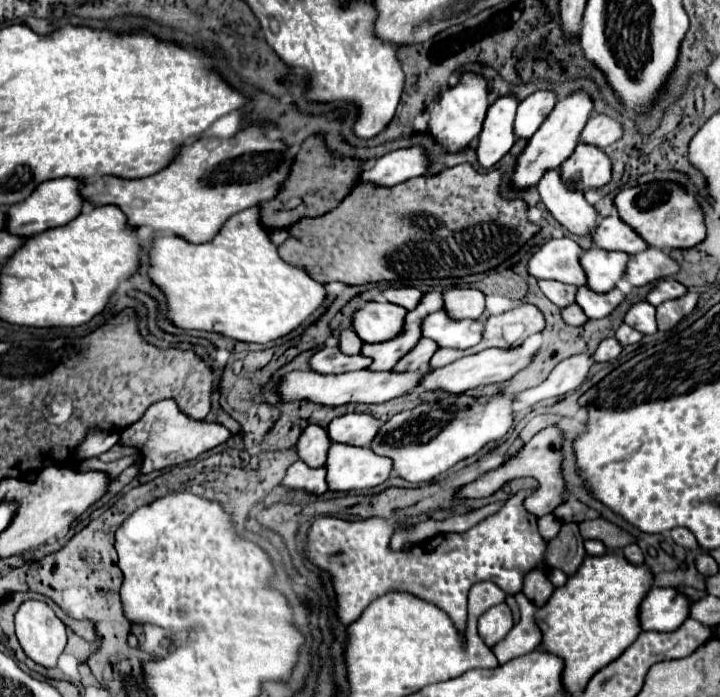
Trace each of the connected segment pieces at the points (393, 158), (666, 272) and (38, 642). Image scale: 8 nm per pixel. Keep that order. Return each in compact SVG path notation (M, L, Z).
M421 148L395 150L377 158L371 166L361 170L357 184L371 182L375 186L395 186L409 178L423 176L427 172L427 158Z
M647 248L629 258L625 268L625 280L631 286L645 286L659 278L673 276L677 270L679 264L673 258L669 258L669 254L665 254L663 250Z
M27 600L15 614L15 634L23 652L45 668L55 668L67 644L67 628L55 612L37 600Z

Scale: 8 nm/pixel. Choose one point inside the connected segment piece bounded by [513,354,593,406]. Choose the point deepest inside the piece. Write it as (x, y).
(567, 375)

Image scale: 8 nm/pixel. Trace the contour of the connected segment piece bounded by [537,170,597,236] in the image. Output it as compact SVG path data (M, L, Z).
M559 170L545 172L545 178L541 178L537 190L553 218L563 224L571 234L585 236L593 232L597 210L585 200L581 192L569 190L569 186L561 182Z

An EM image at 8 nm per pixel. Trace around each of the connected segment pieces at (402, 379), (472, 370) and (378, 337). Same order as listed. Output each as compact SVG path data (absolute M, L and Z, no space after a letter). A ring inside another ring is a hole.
M357 370L357 372L345 372L337 376L323 376L317 372L289 372L281 378L277 384L277 394L281 402L295 402L305 400L321 406L343 406L343 404L379 404L393 400L397 396L407 394L409 390L417 388L417 374L423 374L421 370L413 374L393 374L393 372L371 372L371 370Z
M489 348L489 350L483 350L479 354L465 356L457 362L451 362L443 368L427 370L419 380L419 388L425 390L425 392L443 390L443 392L449 392L449 394L463 394L463 392L479 388L479 386L505 382L513 374L517 374L521 368L525 368L529 362L531 362L531 356L519 356L519 348L513 348L513 350L493 350L493 348Z
M367 302L353 314L353 332L367 344L385 342L401 332L407 310L391 302Z

